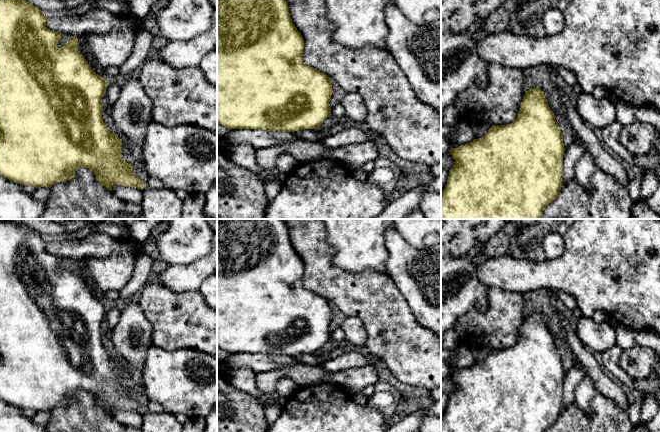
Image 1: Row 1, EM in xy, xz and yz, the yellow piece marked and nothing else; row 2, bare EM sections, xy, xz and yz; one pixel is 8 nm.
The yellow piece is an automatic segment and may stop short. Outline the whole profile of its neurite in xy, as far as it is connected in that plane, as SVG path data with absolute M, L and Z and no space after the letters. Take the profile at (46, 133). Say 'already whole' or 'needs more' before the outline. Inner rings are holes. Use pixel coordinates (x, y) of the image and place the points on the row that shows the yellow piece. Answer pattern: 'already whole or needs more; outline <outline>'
already whole; outline M0 0L0 174L5 178L21 185L51 188L57 182L64 182L74 178L78 167L90 169L96 176L96 180L112 191L112 185L124 185L138 189L146 188L146 185L132 173L133 165L122 159L122 140L108 130L102 119L102 98L106 93L107 80L97 75L88 65L85 57L77 49L79 44L77 35L66 42L61 48L57 47L58 41L64 36L62 33L49 30L46 27L46 19L42 11L26 0Z

